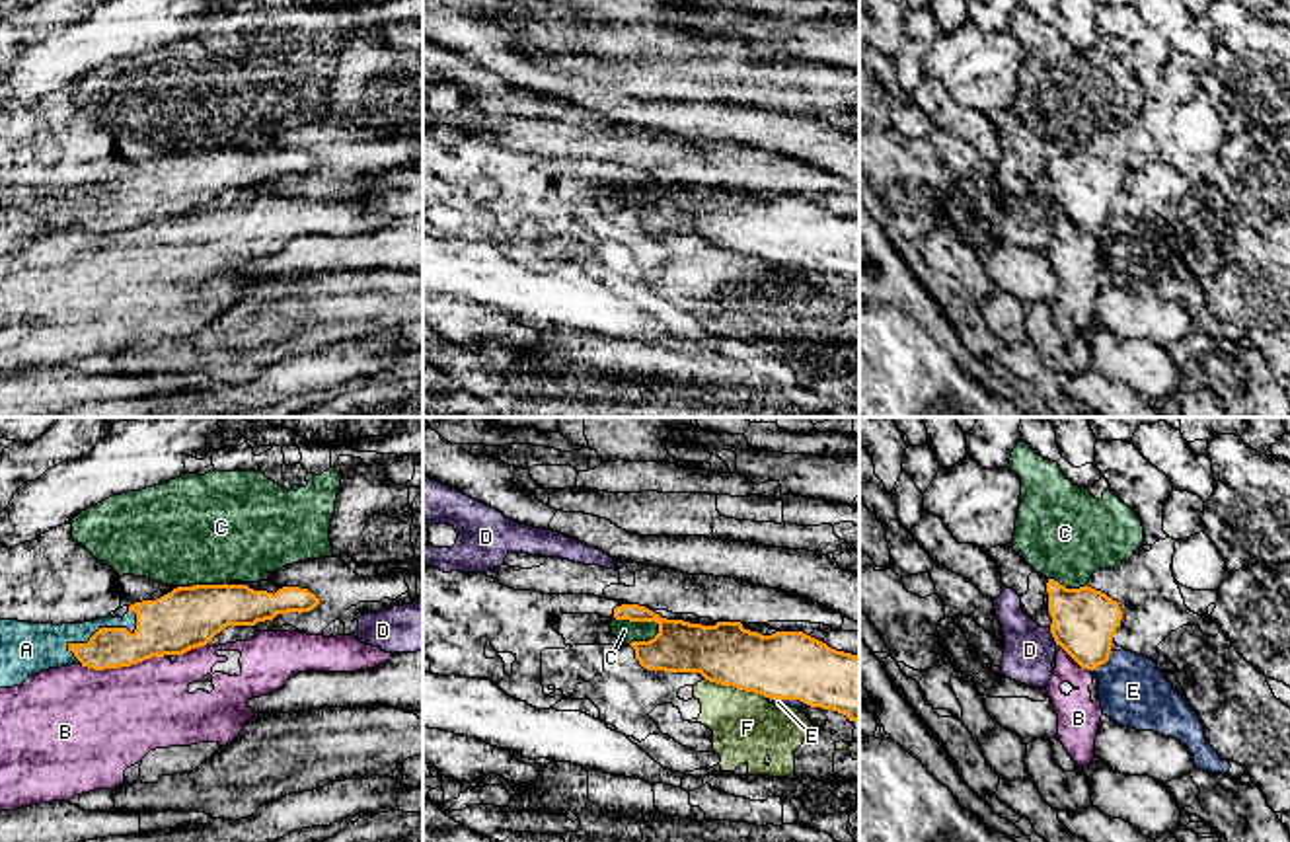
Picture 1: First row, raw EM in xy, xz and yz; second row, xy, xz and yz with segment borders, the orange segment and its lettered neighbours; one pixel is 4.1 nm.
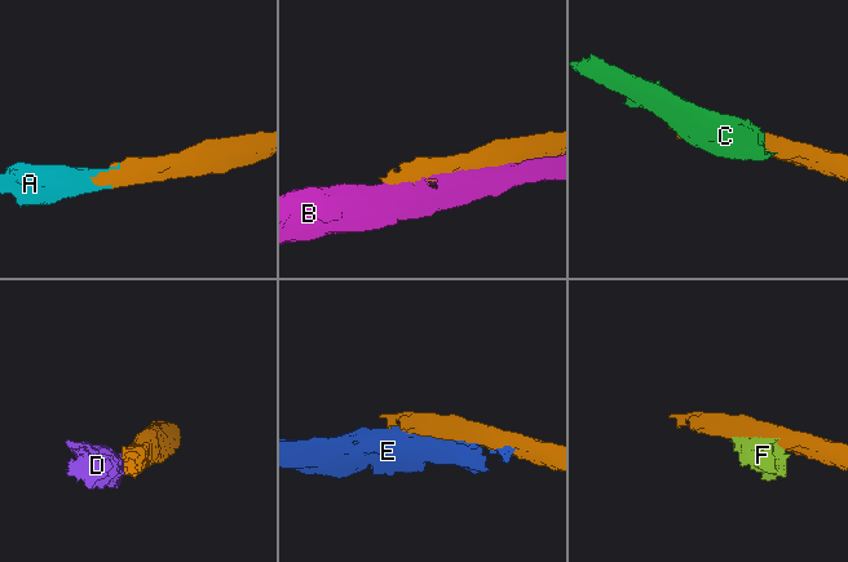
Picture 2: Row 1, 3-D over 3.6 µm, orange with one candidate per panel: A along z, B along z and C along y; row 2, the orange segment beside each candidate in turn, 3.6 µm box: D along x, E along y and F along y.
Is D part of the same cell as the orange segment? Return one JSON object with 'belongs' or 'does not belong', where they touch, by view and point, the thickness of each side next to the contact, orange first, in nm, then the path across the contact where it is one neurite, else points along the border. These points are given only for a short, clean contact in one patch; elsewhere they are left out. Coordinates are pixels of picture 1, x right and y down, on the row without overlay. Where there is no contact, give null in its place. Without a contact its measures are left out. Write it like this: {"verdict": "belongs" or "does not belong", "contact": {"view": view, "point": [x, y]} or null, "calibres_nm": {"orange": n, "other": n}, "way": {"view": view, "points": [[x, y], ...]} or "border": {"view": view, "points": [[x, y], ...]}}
{"verdict": "does not belong", "contact": {"view": "yz", "point": [1053, 199]}, "calibres_nm": {"orange": 280, "other": 220}}

